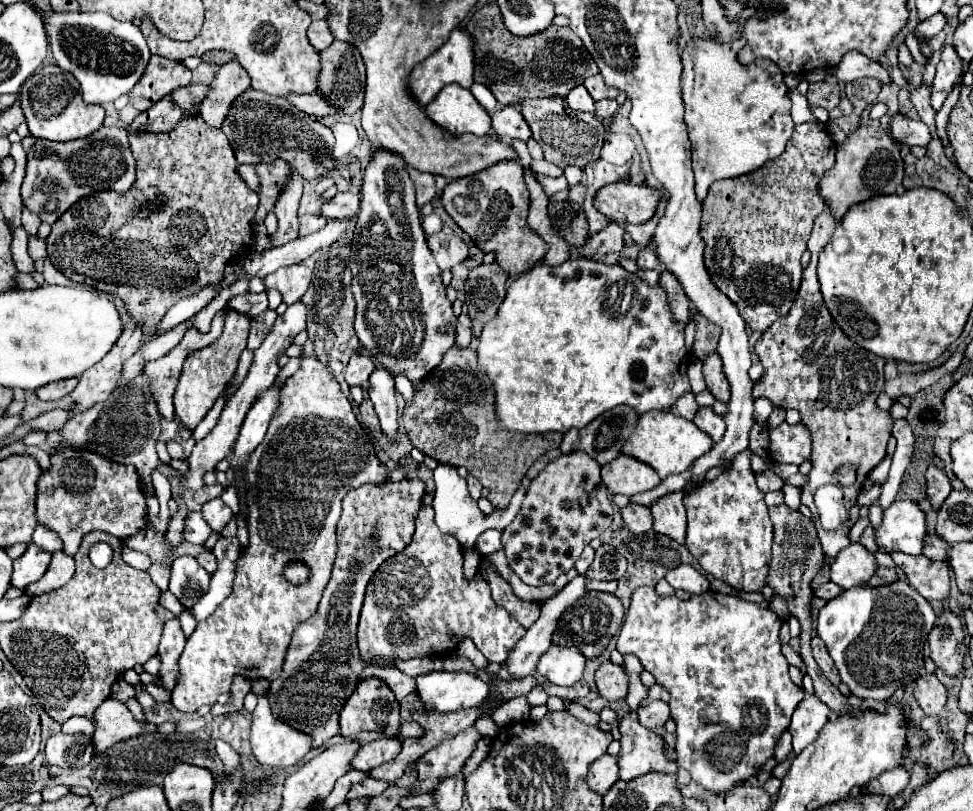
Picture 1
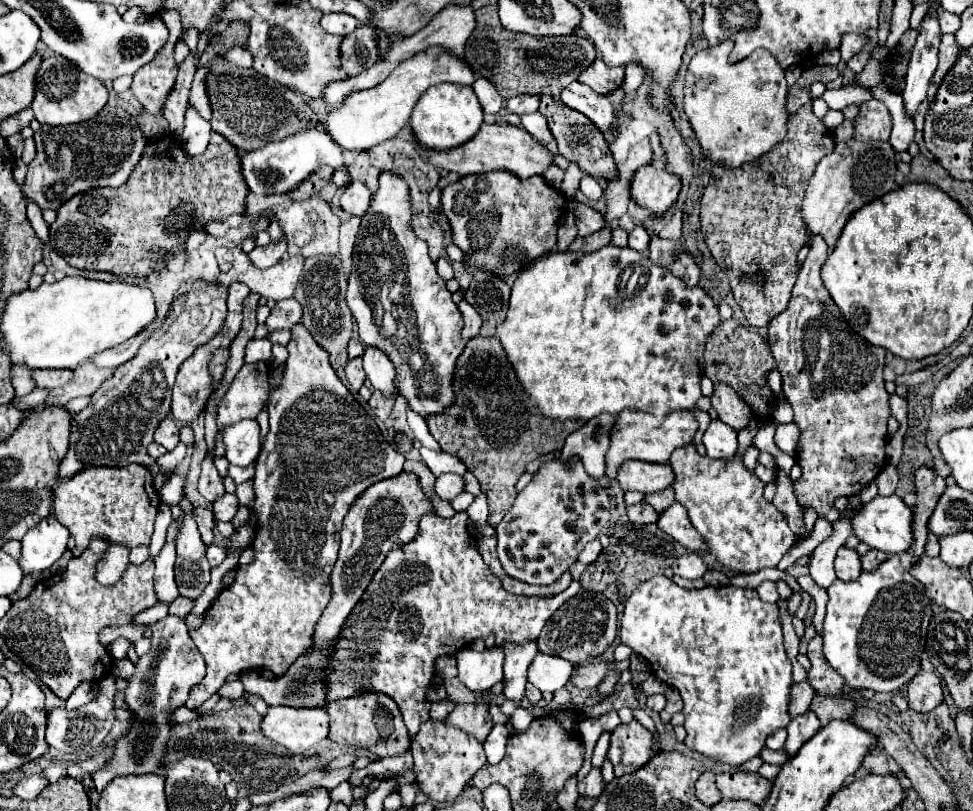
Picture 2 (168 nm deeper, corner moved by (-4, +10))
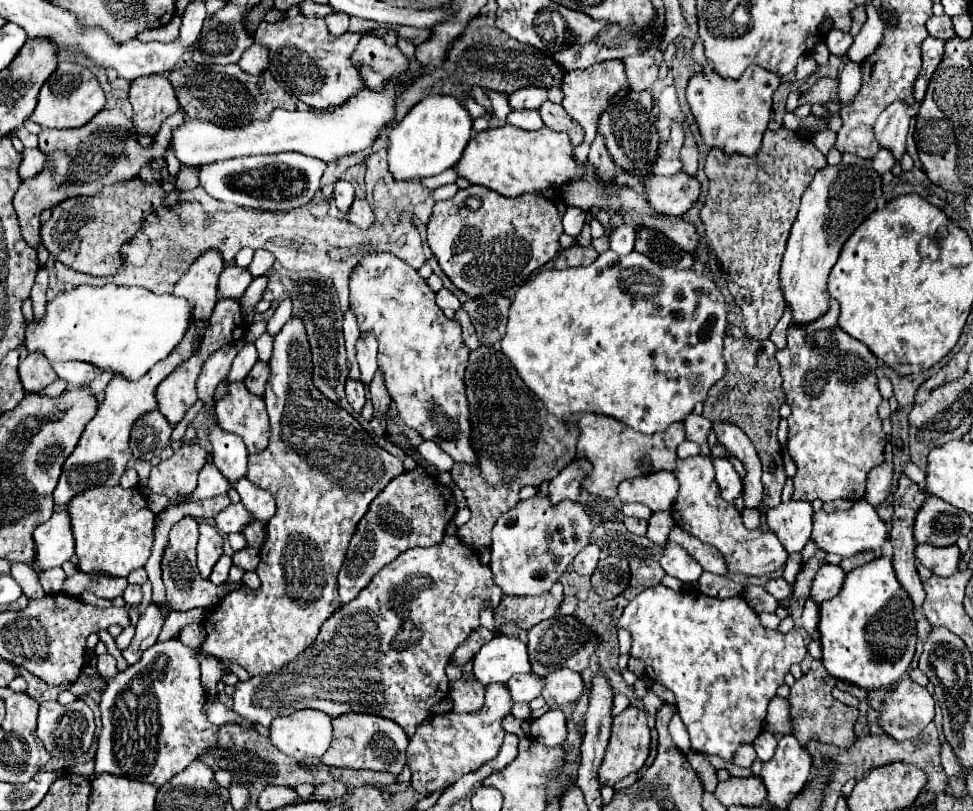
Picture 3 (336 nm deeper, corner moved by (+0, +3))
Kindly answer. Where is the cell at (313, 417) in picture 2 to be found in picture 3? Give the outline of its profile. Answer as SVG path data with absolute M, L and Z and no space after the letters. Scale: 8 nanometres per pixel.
M292 317L292 321L288 321L274 337L270 367L272 375L264 393L270 417L270 443L264 451L250 457L246 475L254 485L270 491L276 499L276 513L266 523L266 541L260 549L260 563L256 567L262 587L256 591L240 587L228 593L204 617L206 639L200 645L200 653L204 657L214 657L224 671L236 663L252 677L268 675L274 669L288 665L312 645L322 623L340 605L336 575L358 521L364 517L372 499L404 471L402 461L376 445L372 435L358 423L356 417L316 389L312 383L310 345L298 317Z

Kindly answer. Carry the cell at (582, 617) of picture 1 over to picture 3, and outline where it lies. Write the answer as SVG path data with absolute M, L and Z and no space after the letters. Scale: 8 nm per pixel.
M556 613L552 619L546 619L528 631L528 657L532 663L532 671L540 675L552 673L560 667L584 671L600 643L602 639L588 625L584 625L578 617Z

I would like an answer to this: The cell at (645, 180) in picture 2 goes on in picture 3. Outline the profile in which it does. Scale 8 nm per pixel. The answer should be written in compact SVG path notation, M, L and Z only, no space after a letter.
M686 173L672 177L650 175L644 181L646 201L660 215L684 215L700 195L700 183Z

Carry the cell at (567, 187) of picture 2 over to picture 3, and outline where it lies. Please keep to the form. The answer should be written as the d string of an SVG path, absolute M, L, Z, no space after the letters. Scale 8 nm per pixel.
M602 61L602 63L596 63L596 65L590 65L588 69L576 69L576 71L570 71L566 73L564 77L564 87L562 87L562 93L564 93L564 101L562 101L562 107L584 127L586 131L586 139L584 143L574 149L574 159L583 164L588 159L588 153L590 149L590 143L596 135L596 125L598 125L598 117L610 107L612 101L618 101L622 97L628 95L628 83L626 83L626 73L624 73L624 65L622 61Z

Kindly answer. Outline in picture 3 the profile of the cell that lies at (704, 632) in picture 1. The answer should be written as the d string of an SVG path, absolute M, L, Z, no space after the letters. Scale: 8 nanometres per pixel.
M654 585L638 593L626 605L616 627L630 631L630 655L644 661L646 677L674 693L678 715L690 733L692 749L718 755L726 763L732 763L738 747L752 745L754 739L764 731L770 699L784 683L784 675L790 671L790 667L800 663L806 655L806 643L796 629L790 633L764 629L758 615L742 597L714 599L700 591L674 591L664 585Z

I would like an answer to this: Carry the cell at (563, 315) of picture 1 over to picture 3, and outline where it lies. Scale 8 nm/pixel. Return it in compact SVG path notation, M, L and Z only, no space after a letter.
M606 251L598 255L598 259L588 267L574 267L574 269L540 269L538 273L530 275L522 287L516 291L512 305L510 305L510 317L508 317L508 331L504 339L500 341L500 347L504 355L512 361L514 369L518 371L520 379L532 389L534 395L540 397L544 407L550 415L558 419L570 419L576 413L592 411L592 413L604 413L610 417L616 417L624 425L652 435L658 431L668 429L676 421L684 421L688 413L692 413L696 401L704 401L710 385L714 385L720 377L724 377L724 359L722 359L722 339L726 337L726 303L724 297L712 277L698 275L698 273L680 273L676 269L664 269L650 261L648 257L632 251L626 257L620 257L612 251Z

